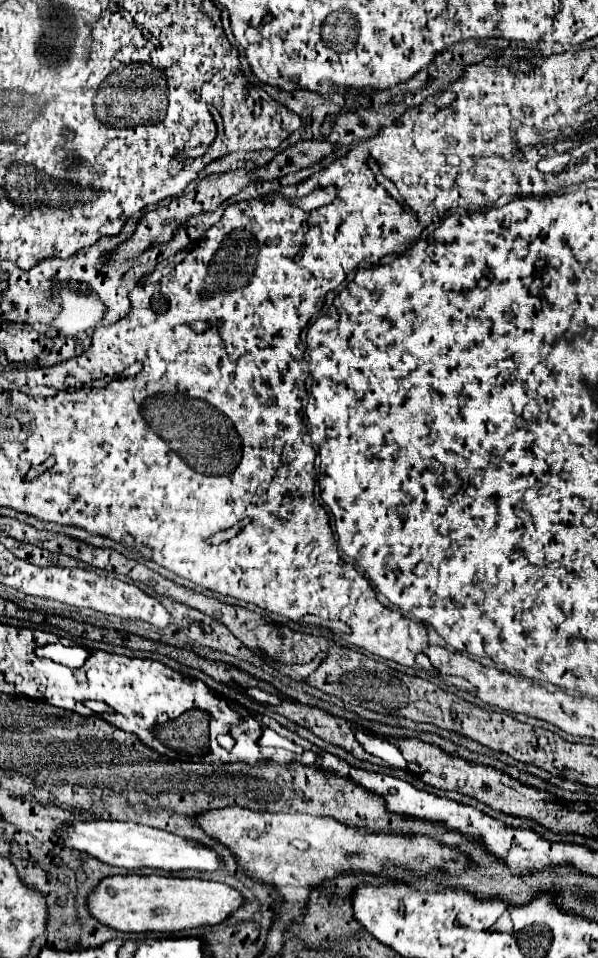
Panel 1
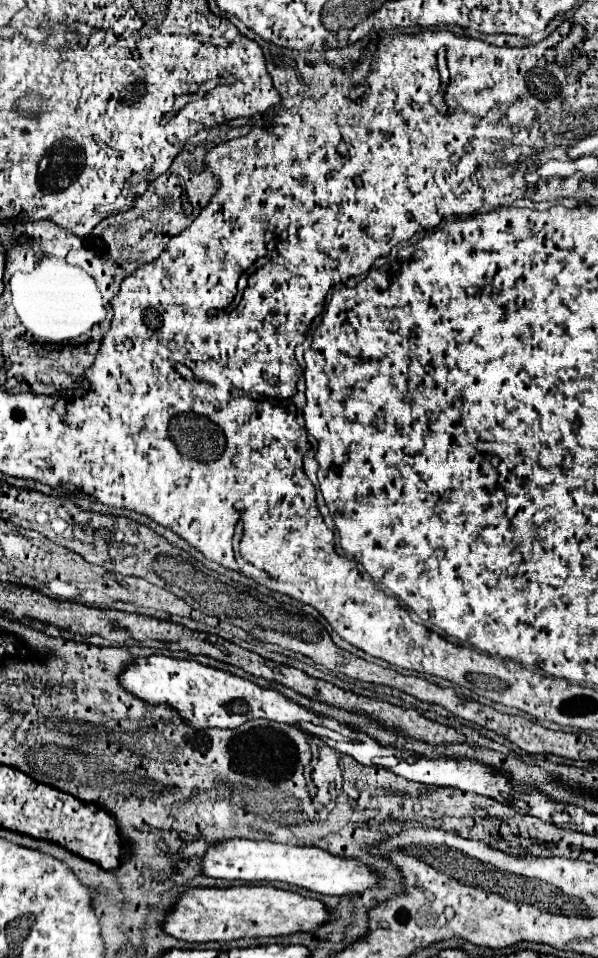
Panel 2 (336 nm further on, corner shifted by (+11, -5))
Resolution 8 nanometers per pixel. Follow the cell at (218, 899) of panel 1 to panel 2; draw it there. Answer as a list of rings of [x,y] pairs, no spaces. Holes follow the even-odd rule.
[[[232,886],[232,888],[192,888],[178,898],[176,908],[164,920],[164,932],[186,942],[230,942],[240,938],[288,936],[296,932],[314,932],[330,920],[330,910],[316,898],[274,886]]]

